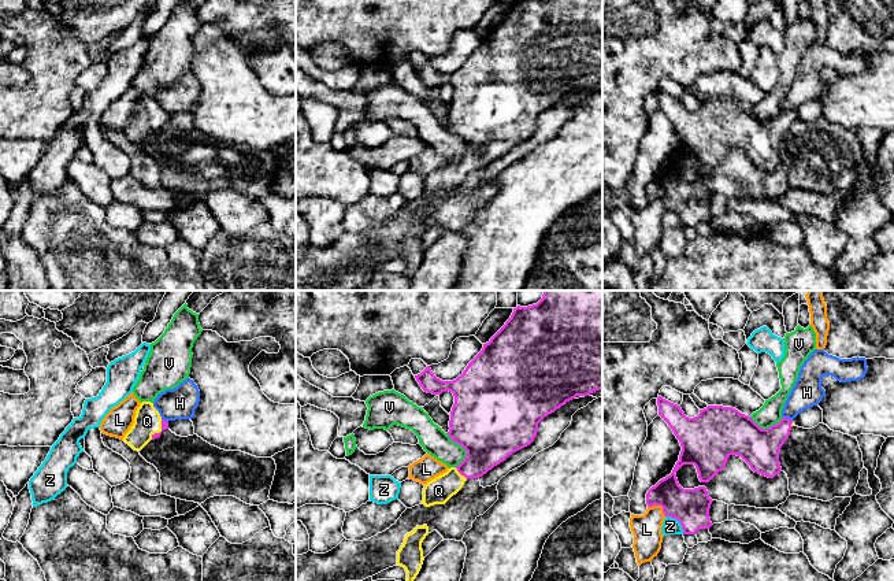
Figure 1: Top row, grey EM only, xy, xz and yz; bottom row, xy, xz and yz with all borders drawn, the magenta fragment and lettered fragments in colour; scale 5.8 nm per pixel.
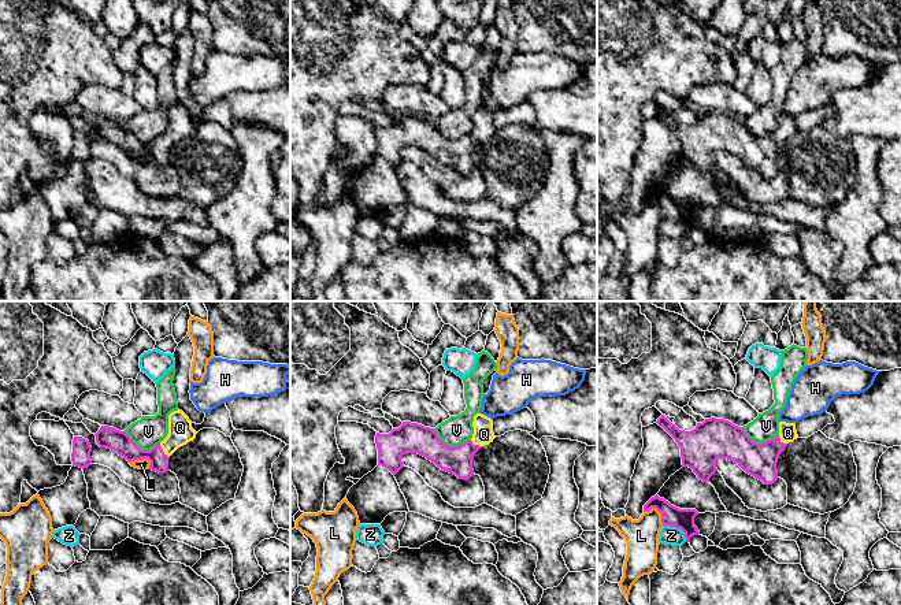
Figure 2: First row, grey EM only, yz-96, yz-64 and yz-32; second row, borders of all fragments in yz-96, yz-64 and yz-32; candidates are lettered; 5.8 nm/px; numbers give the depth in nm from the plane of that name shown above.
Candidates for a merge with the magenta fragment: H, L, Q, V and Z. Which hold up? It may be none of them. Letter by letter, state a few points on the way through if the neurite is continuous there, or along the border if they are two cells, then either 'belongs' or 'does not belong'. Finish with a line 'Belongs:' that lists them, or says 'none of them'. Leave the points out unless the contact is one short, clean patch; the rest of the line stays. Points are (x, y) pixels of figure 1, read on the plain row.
H: does not belong
L: does not belong
Q: runs through xz (489, 134), (483, 145), (462, 167), (438, 184); belongs
V: border along xz (446, 126), (466, 144), (464, 152), (457, 159); does not belong
Z: does not belong
Belongs: Q

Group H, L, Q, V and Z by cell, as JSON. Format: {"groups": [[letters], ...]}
{"groups": [["H"], ["L"], ["Q"], ["V"], ["Z"]]}

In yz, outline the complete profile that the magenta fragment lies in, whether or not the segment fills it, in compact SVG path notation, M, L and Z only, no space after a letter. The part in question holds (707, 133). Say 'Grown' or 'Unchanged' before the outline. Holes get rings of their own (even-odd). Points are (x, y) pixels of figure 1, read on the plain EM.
Unchanged. M661 89L657 90L659 108L668 116L680 136L682 144L672 166L660 173L646 186L648 200L661 199L665 210L680 215L683 227L695 227L700 222L712 219L709 201L712 192L705 180L683 182L676 171L676 164L683 158L694 158L701 175L709 175L726 160L730 148L741 149L754 166L774 171L782 164L779 156L780 141L790 129L793 114L782 111L779 116L761 122L749 108L732 100L708 99L700 103L694 111L689 111L680 99L674 97Z

